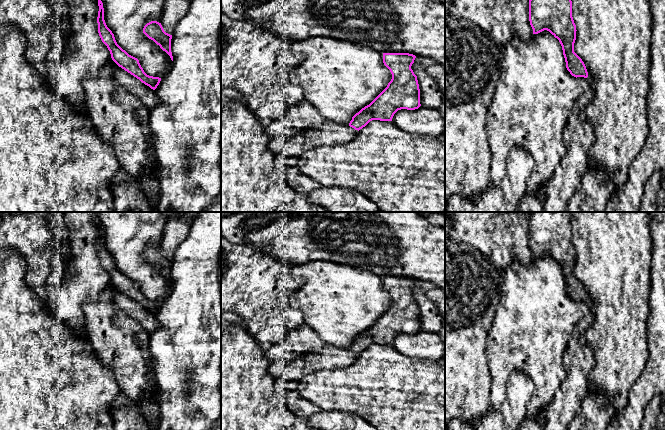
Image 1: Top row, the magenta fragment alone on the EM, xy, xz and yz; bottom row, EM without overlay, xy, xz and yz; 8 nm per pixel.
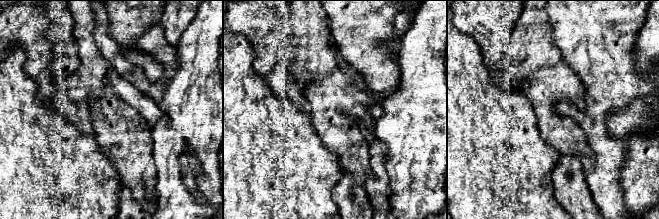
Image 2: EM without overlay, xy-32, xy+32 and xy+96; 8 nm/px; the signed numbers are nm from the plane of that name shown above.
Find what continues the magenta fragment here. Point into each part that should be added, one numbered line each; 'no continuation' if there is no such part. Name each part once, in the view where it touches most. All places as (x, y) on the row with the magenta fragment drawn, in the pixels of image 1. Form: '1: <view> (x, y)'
no continuation

